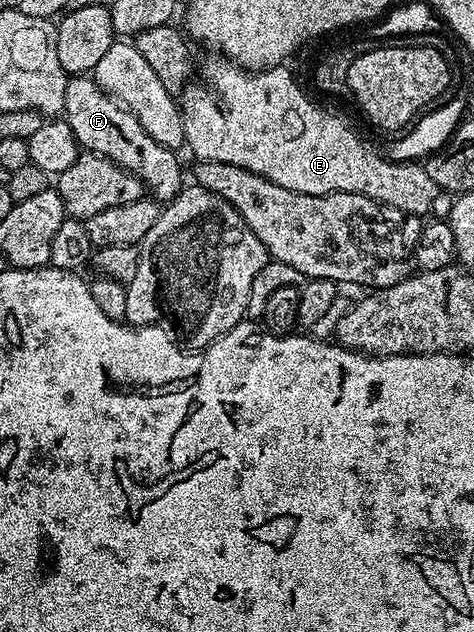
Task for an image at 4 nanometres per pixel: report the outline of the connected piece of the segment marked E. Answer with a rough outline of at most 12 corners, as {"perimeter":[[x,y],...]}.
{"perimeter":[[219,55],[178,101],[196,161],[419,218],[423,164],[375,153],[288,67]]}

